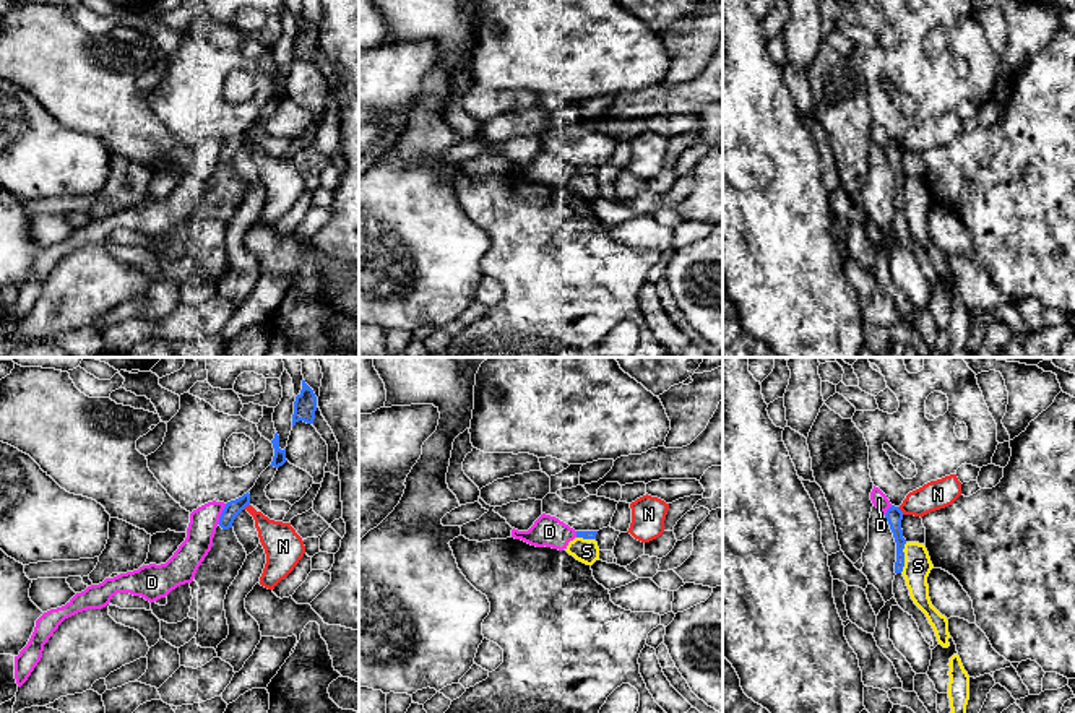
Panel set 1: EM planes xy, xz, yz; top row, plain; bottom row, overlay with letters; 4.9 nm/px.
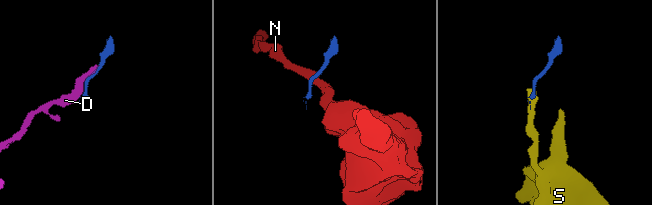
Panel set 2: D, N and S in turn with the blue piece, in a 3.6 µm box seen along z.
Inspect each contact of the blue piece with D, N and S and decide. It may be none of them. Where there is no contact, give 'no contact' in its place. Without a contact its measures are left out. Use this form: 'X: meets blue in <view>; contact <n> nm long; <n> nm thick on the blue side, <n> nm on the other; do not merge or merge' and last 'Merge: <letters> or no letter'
D: meets blue in xy; contact 120 nm long; 80 nm thick on the blue side, 140 nm on the other; do not merge
N: meets blue in yz; contact 50 nm long; 90 nm thick on the blue side, 140 nm on the other; do not merge
S: meets blue in yz; contact 160 nm long; 90 nm thick on the blue side, 140 nm on the other; do not merge
Merge: no letter

